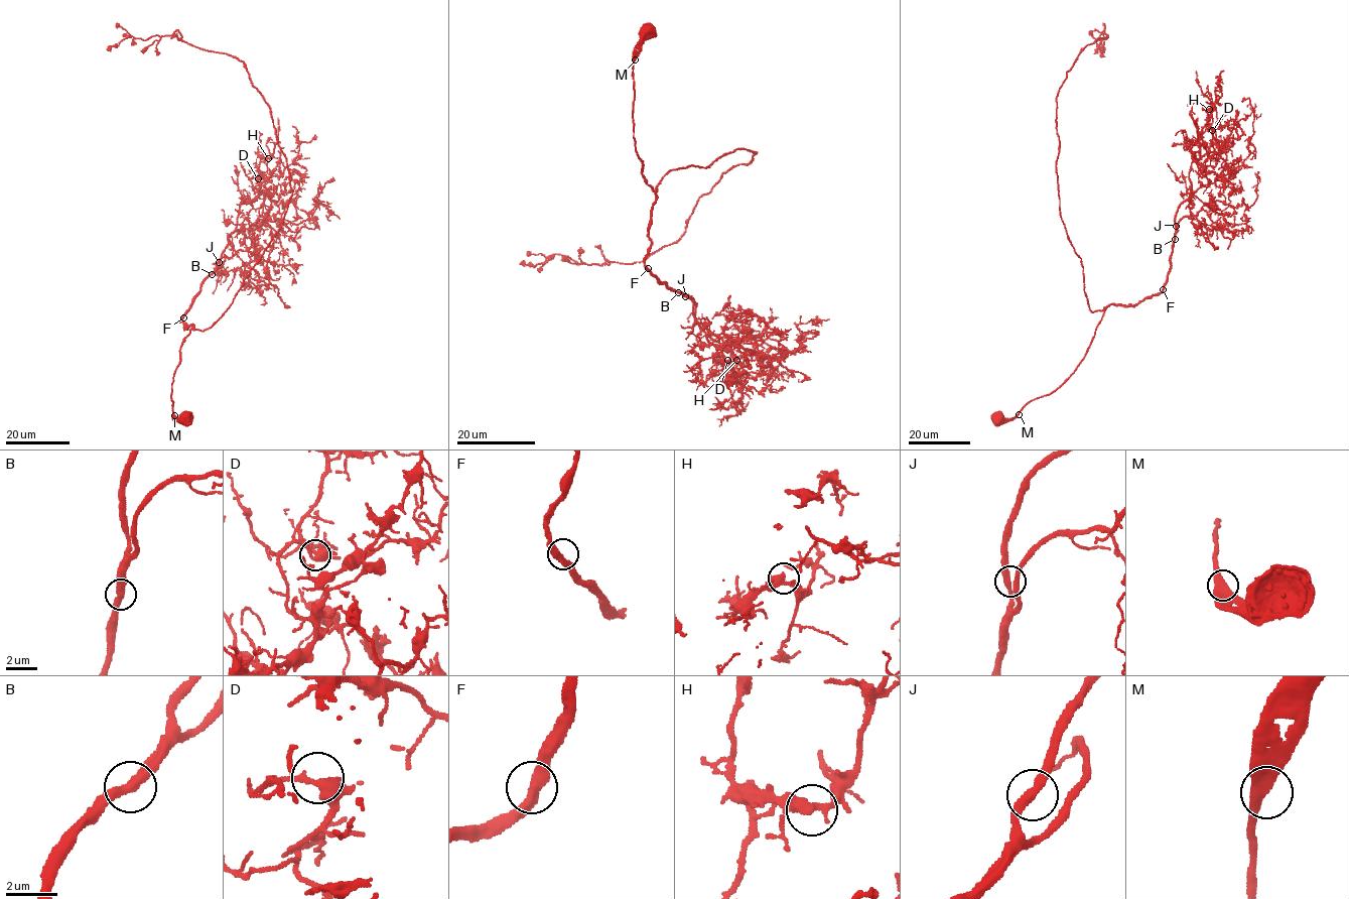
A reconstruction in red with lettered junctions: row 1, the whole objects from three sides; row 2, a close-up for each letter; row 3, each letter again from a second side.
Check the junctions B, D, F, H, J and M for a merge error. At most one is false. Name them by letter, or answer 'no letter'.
no letter

